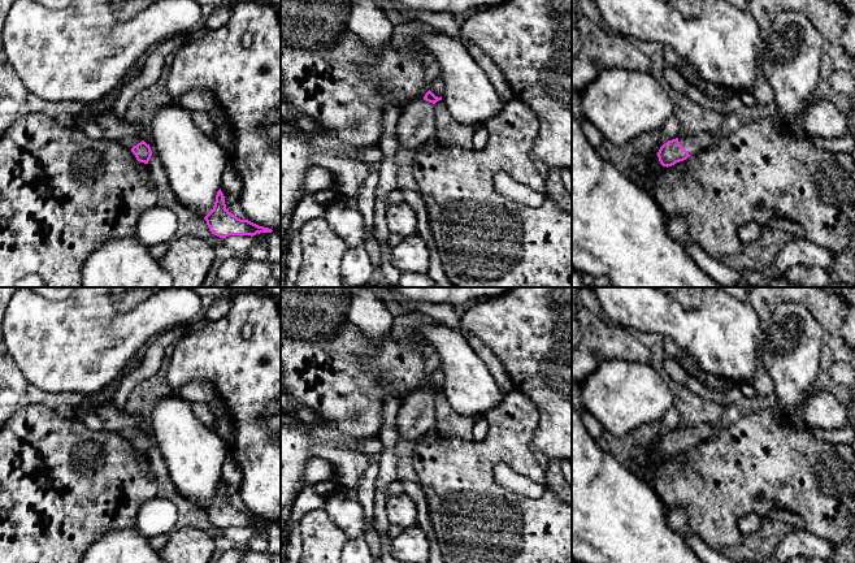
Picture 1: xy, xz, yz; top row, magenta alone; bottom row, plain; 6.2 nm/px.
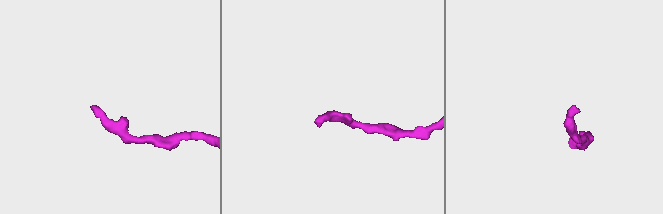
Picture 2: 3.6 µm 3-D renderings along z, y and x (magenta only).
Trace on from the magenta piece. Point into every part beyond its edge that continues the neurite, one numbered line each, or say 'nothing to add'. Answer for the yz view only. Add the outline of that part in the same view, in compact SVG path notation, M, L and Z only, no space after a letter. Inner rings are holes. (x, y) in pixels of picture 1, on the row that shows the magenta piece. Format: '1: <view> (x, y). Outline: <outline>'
1: yz (693, 144). Outline: M702 134L678 139L678 142L689 152L690 156L695 156L702 150L712 147L716 143L716 139L712 135Z

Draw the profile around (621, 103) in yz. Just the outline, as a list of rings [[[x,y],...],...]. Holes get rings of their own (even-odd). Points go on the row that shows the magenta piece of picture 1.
[[[612,68],[578,94],[580,108],[612,144],[628,146],[638,135],[659,131],[673,117],[667,90],[651,73]]]

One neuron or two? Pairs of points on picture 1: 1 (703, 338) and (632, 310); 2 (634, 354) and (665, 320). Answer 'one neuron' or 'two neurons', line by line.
1: one neuron
2: two neurons

